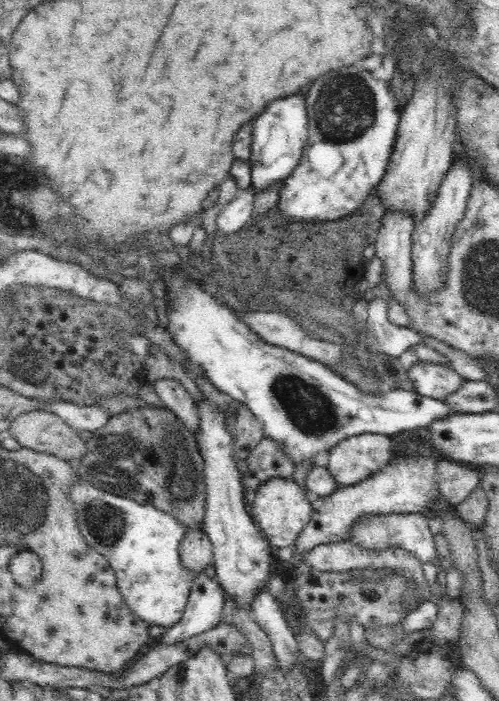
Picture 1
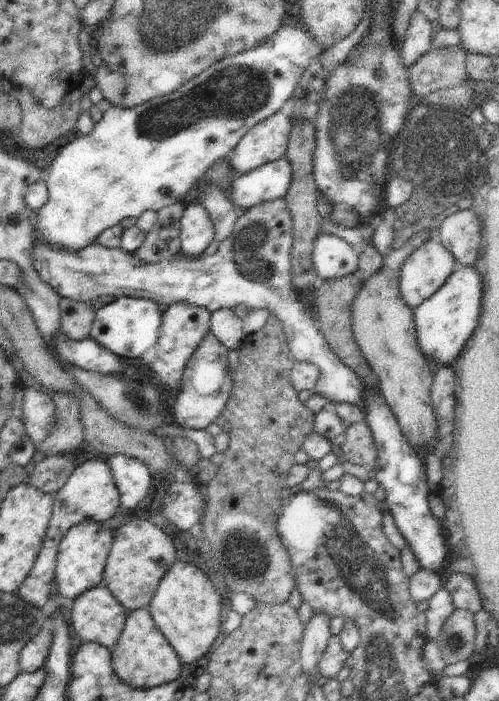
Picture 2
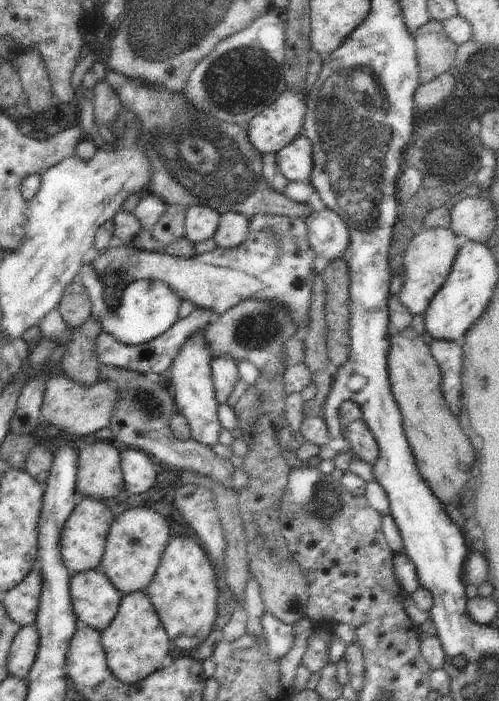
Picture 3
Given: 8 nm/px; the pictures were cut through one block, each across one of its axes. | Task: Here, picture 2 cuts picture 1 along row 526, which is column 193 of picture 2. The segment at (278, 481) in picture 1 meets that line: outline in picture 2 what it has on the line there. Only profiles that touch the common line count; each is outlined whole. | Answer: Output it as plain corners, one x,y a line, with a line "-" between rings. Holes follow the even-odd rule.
285,199
268,201
238,216
232,232
220,243
212,256
195,259
176,258
156,264
145,263
122,249
109,249
94,242
81,251
53,247
34,234
33,267
40,278
66,299
90,303
98,296
136,297
155,303
188,303
208,309
211,313
222,307
232,309
239,304
249,309
264,307
285,326
291,355
298,361
314,363
319,368
315,390
328,402
350,403
364,410
363,395
367,380
346,366
329,347
312,316
310,306
299,300
293,286
291,252
293,249
293,218

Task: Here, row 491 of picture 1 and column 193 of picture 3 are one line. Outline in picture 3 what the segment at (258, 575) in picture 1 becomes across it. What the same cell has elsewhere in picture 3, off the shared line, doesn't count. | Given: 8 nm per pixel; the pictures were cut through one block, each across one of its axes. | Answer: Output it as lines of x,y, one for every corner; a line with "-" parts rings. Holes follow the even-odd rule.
204,205
190,207
184,219
185,237
194,244
213,238
220,216
221,212

